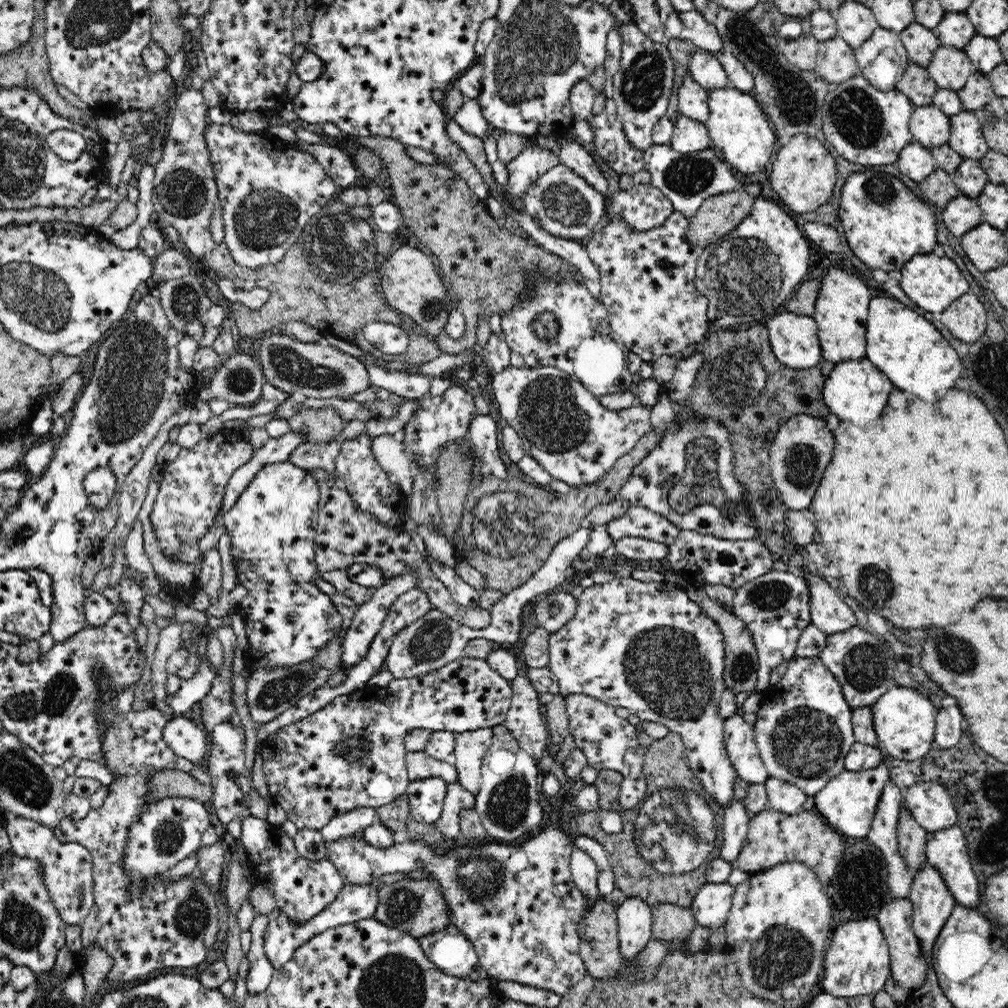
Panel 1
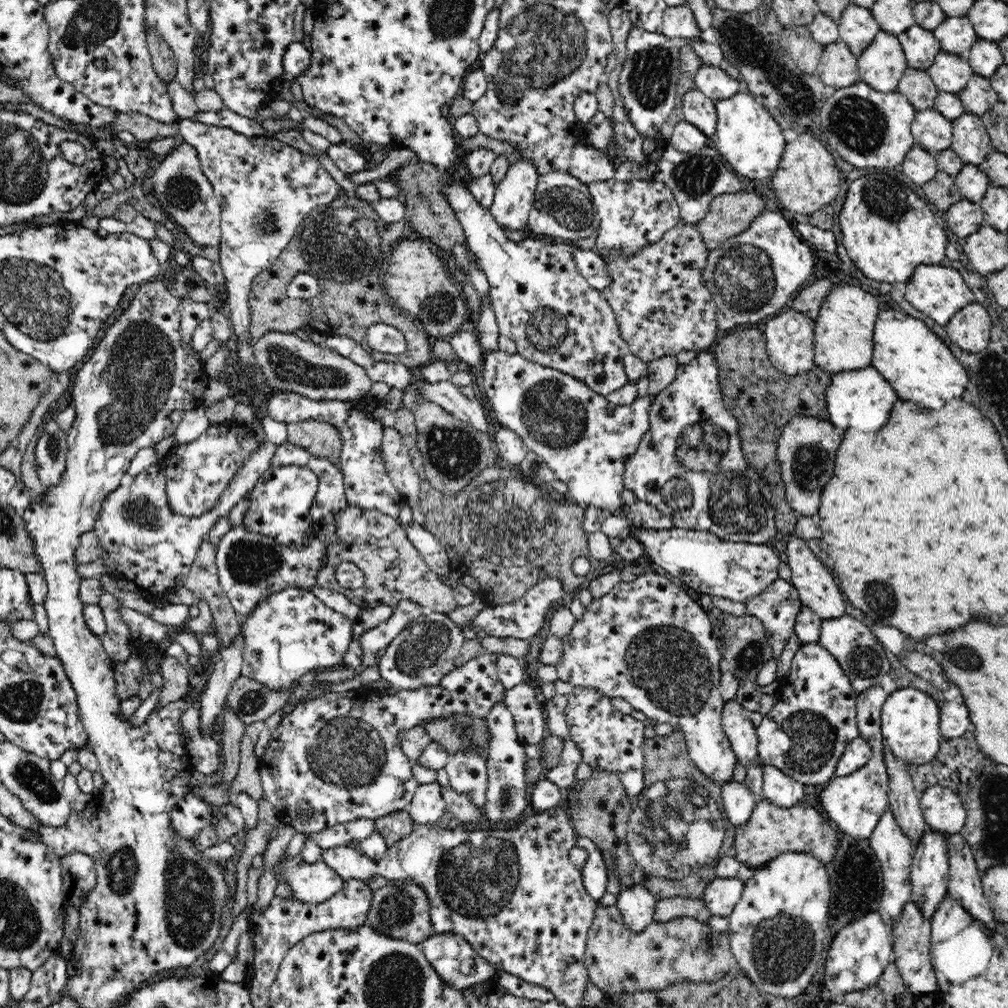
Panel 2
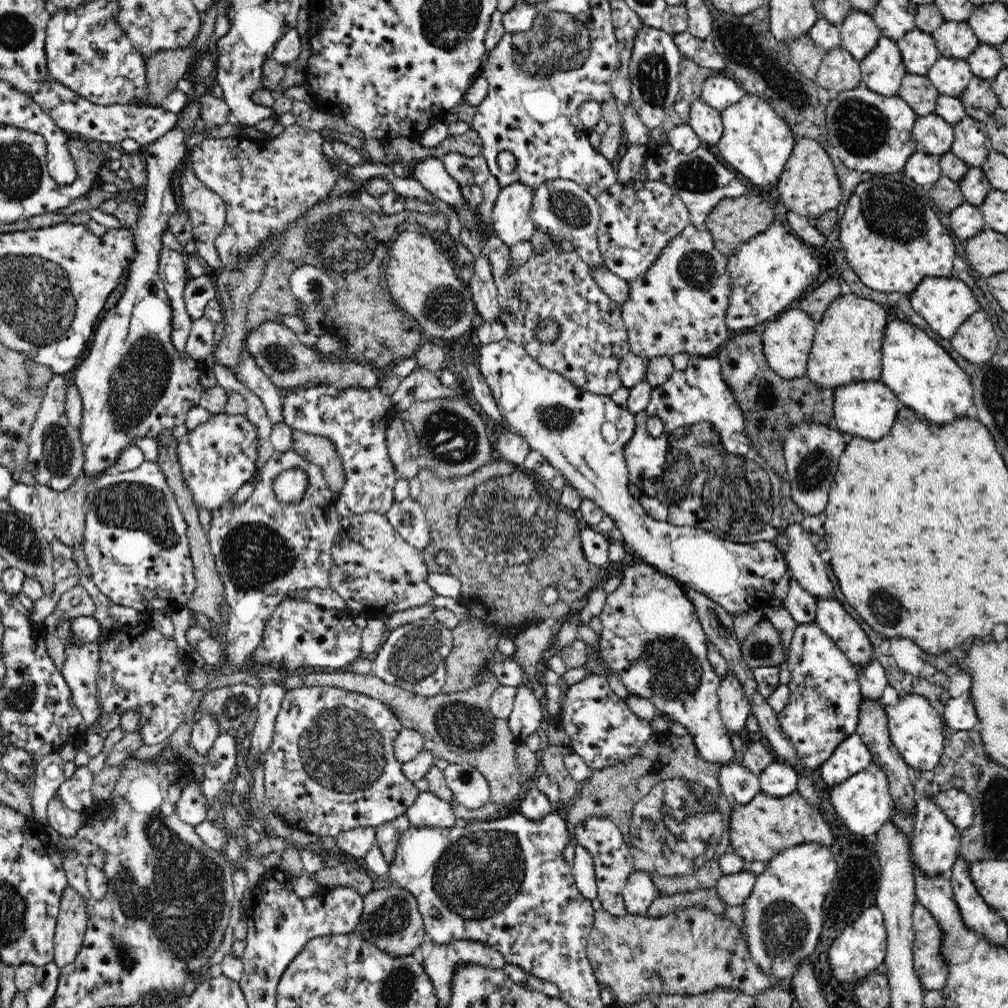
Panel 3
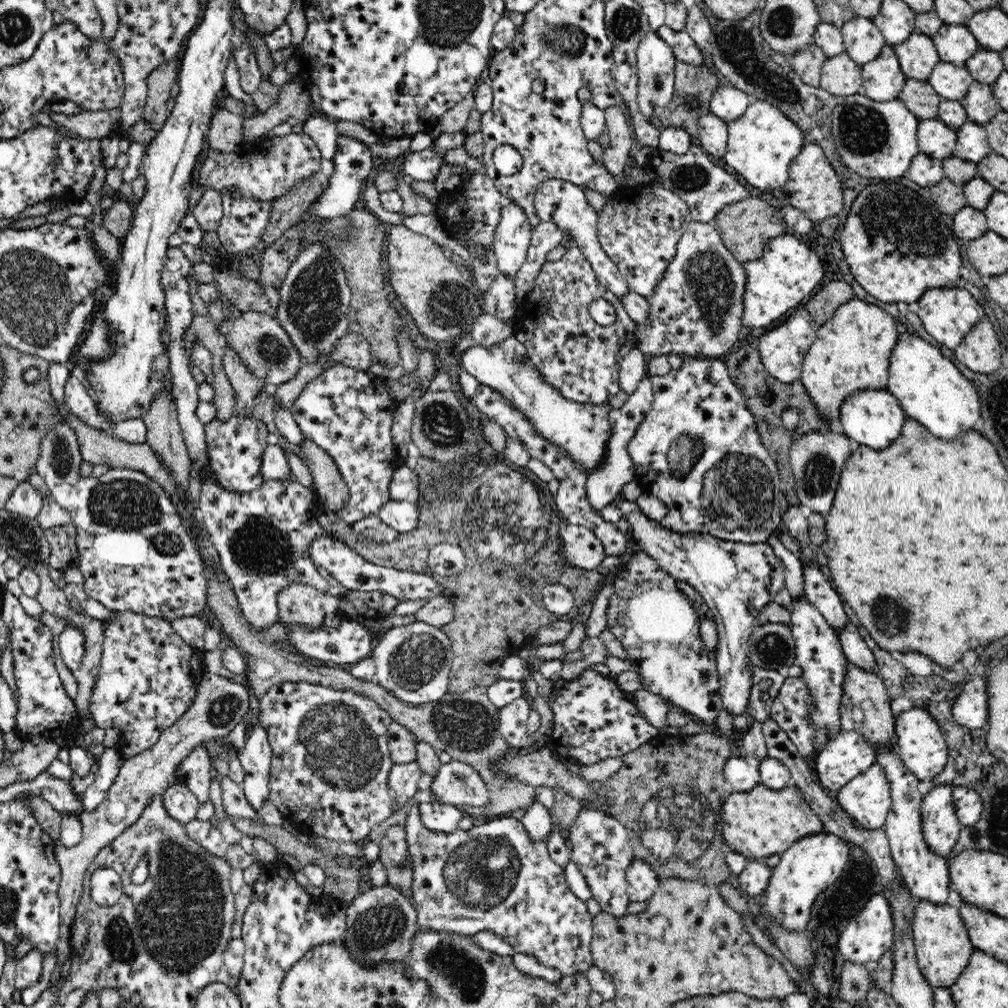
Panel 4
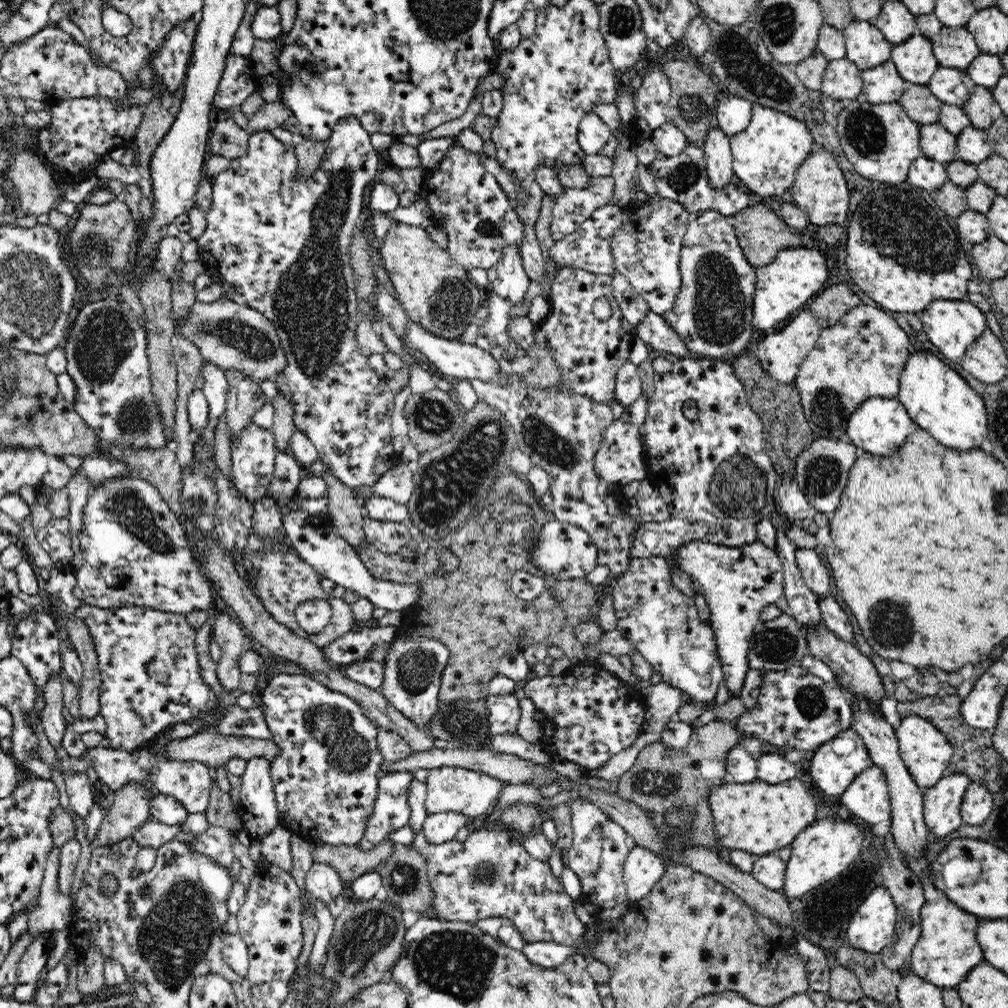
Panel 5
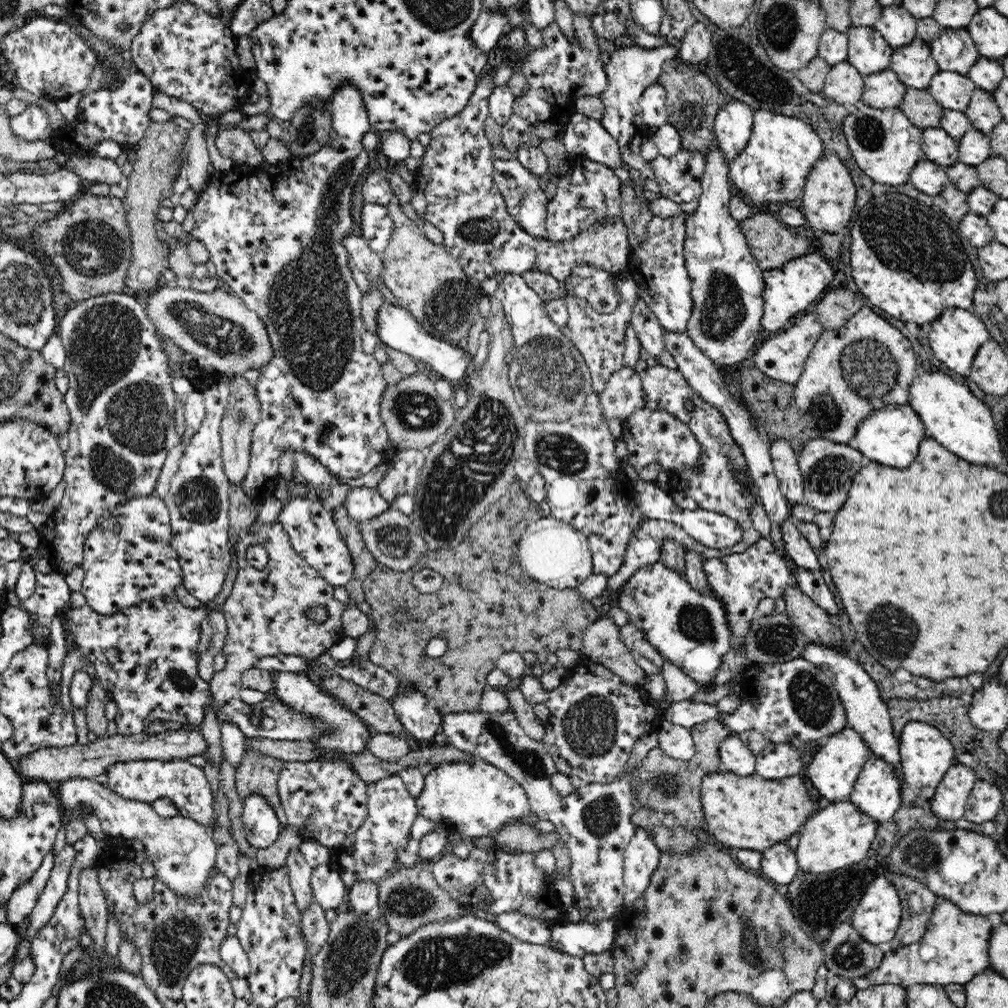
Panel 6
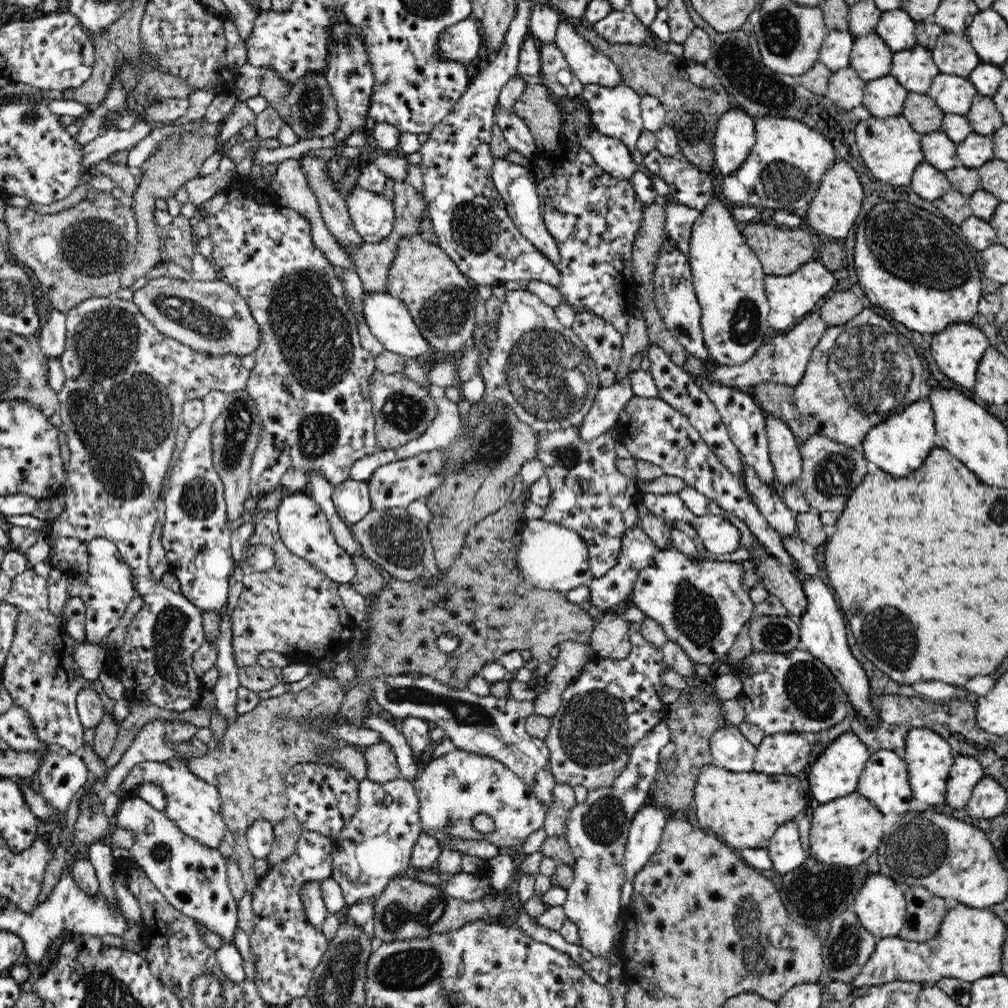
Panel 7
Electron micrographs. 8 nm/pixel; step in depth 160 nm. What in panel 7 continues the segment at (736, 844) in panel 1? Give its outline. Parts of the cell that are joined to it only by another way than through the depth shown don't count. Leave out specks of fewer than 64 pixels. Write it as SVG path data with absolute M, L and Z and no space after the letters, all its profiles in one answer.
M738 725L722 726L710 736L709 747L712 763L732 772L750 772L757 755L757 747L752 745Z

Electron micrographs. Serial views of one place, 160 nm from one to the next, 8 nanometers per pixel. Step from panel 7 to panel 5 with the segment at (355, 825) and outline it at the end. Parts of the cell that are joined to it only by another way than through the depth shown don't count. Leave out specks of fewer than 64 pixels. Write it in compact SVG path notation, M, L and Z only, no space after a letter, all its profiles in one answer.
M398 771L386 773L378 779L372 814L366 822L363 838L356 844L359 850L372 850L378 844L390 841L389 836L394 830L409 824L409 787L414 778L411 772Z

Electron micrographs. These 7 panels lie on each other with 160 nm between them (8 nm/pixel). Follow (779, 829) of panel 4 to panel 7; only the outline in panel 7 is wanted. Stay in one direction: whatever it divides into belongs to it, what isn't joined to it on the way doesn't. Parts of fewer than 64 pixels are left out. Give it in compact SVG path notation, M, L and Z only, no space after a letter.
M714 764L699 770L694 789L693 807L703 830L710 828L730 848L760 849L769 846L778 826L800 817L806 808L804 789L796 775L732 772Z

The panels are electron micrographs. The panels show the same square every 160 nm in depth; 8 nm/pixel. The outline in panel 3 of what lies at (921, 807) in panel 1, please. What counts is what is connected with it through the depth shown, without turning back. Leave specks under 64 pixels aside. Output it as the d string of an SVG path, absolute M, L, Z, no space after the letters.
M945 788L932 796L934 802L945 811L946 816L960 831L972 826L974 818L974 806L966 792Z

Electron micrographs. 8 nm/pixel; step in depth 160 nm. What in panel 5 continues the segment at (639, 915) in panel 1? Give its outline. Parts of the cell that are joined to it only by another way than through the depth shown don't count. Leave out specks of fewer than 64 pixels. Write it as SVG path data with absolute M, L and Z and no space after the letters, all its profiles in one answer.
M636 846L628 853L623 866L623 877L627 898L631 901L644 898L653 889L654 884L665 873L664 858L654 852Z

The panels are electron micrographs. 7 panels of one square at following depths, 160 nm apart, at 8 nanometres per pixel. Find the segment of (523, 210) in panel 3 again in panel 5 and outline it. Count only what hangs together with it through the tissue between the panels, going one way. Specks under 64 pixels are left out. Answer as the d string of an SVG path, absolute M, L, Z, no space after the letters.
M506 247L497 262L497 277L490 285L488 291L508 299L512 307L519 307L524 303L530 278L522 266L522 257L516 247Z

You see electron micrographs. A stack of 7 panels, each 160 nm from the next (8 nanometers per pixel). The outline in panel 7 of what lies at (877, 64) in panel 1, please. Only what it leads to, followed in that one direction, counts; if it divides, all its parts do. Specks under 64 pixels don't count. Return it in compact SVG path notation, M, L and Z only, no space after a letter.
M886 75L866 84L863 106L875 118L894 118L901 115L908 94L894 76Z

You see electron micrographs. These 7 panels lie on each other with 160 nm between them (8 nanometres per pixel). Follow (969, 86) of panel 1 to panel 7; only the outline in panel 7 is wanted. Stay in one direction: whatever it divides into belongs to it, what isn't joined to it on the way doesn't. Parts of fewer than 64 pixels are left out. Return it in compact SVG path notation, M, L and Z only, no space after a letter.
M976 96L971 110L966 118L973 128L973 132L991 138L1002 125L1001 113L997 110L993 99L986 96Z

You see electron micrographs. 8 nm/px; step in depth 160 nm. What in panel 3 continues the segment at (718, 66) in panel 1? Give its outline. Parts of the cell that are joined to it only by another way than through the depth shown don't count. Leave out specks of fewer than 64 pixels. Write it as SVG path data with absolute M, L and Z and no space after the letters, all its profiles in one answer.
M715 73L703 83L700 100L722 113L730 106L741 102L745 96L745 91L731 76Z

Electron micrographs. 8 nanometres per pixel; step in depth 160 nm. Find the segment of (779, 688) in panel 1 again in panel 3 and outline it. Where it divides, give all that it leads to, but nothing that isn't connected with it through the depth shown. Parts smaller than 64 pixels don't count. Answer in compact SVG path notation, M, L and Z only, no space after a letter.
M816 621L797 624L786 664L791 672L790 704L778 718L797 750L801 768L819 768L844 738L855 733L862 698L858 671Z

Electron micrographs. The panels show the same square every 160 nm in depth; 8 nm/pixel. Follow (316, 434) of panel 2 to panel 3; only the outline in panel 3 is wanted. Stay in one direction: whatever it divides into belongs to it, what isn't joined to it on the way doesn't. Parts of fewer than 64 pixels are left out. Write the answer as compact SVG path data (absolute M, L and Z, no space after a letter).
M293 430L292 436L292 449L306 461L320 467L328 489L339 496L345 483L345 472L334 443L326 437L303 433L300 430Z

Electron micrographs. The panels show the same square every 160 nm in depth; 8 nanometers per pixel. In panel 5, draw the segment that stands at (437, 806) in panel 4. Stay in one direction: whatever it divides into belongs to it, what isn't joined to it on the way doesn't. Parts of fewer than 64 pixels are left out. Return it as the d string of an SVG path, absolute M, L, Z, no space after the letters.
M454 812L436 813L425 818L422 834L429 844L442 844L452 841L456 832L465 827L468 817Z

